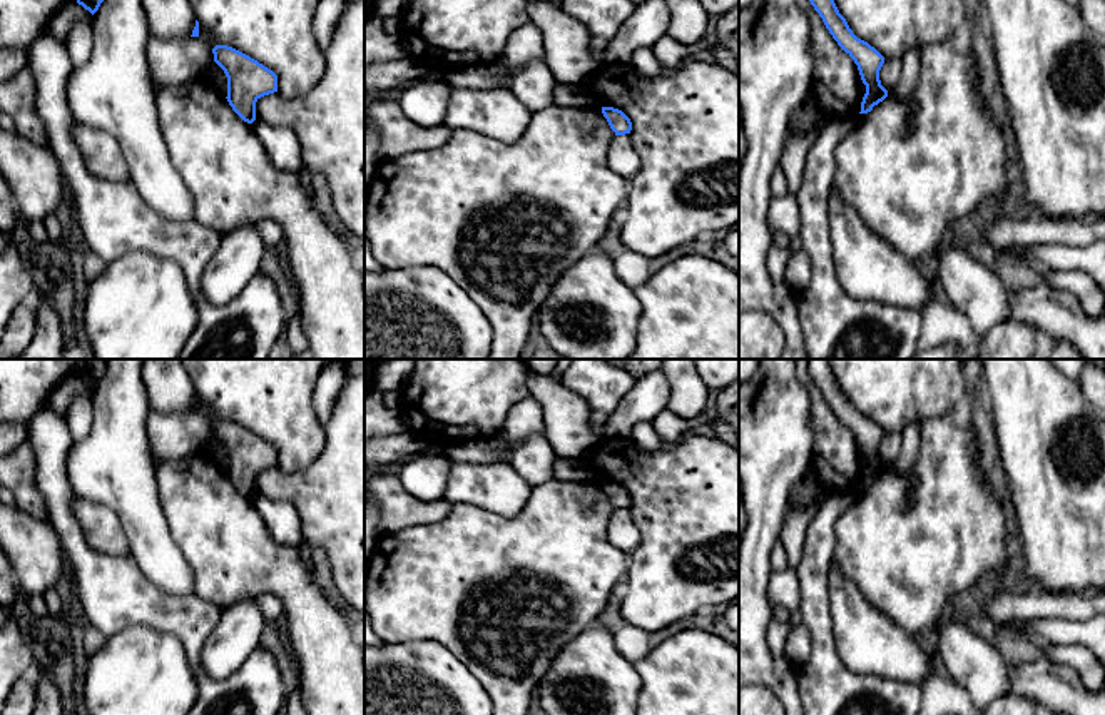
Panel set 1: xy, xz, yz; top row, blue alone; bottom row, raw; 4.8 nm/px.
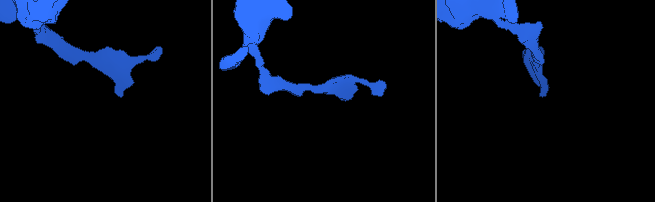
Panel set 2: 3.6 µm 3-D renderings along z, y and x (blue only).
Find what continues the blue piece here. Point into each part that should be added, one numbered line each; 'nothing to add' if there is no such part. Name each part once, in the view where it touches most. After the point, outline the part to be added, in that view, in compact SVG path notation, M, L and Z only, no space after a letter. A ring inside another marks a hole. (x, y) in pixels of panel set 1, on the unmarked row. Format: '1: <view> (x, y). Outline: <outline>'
nothing to add

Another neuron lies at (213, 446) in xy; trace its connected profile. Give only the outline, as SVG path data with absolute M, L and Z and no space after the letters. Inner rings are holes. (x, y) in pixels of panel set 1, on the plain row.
M216 436L204 439L201 448L212 458L217 471L227 471L227 451Z

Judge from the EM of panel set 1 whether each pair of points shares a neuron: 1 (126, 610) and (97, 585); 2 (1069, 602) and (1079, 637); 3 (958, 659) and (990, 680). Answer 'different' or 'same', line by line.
1: same
2: different
3: same

